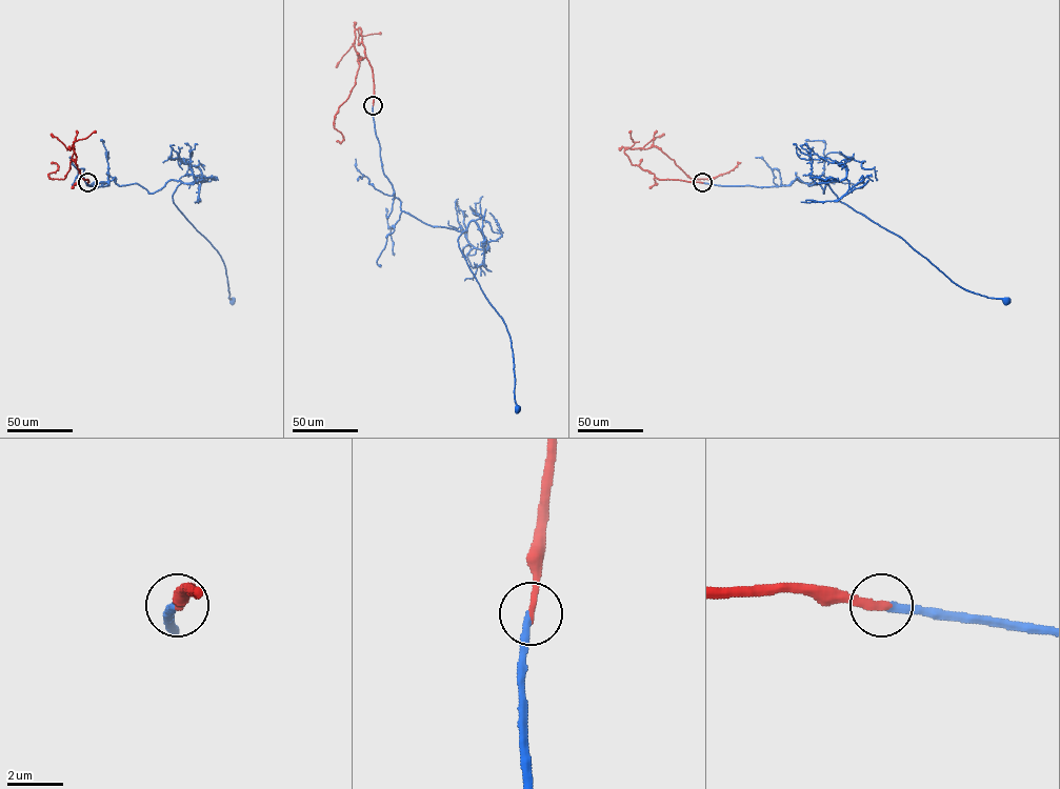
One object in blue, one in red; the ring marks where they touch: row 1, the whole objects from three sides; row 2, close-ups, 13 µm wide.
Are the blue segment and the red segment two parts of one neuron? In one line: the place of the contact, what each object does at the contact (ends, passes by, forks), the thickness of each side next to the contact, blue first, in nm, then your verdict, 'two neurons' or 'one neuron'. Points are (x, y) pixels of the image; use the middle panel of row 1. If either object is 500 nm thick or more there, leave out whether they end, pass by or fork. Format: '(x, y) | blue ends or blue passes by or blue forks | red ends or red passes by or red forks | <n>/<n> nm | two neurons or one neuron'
(373, 105) | blue ends | red ends | 280/280 nm | one neuron

